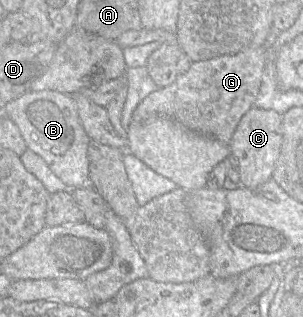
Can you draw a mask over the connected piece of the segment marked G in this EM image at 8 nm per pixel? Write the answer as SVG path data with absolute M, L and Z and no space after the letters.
M265 47L249 48L235 54L192 62L190 68L172 84L159 88L144 98L134 110L132 121L145 122L157 117L167 117L191 131L229 145L240 119L254 106L260 91L266 63L267 49Z

